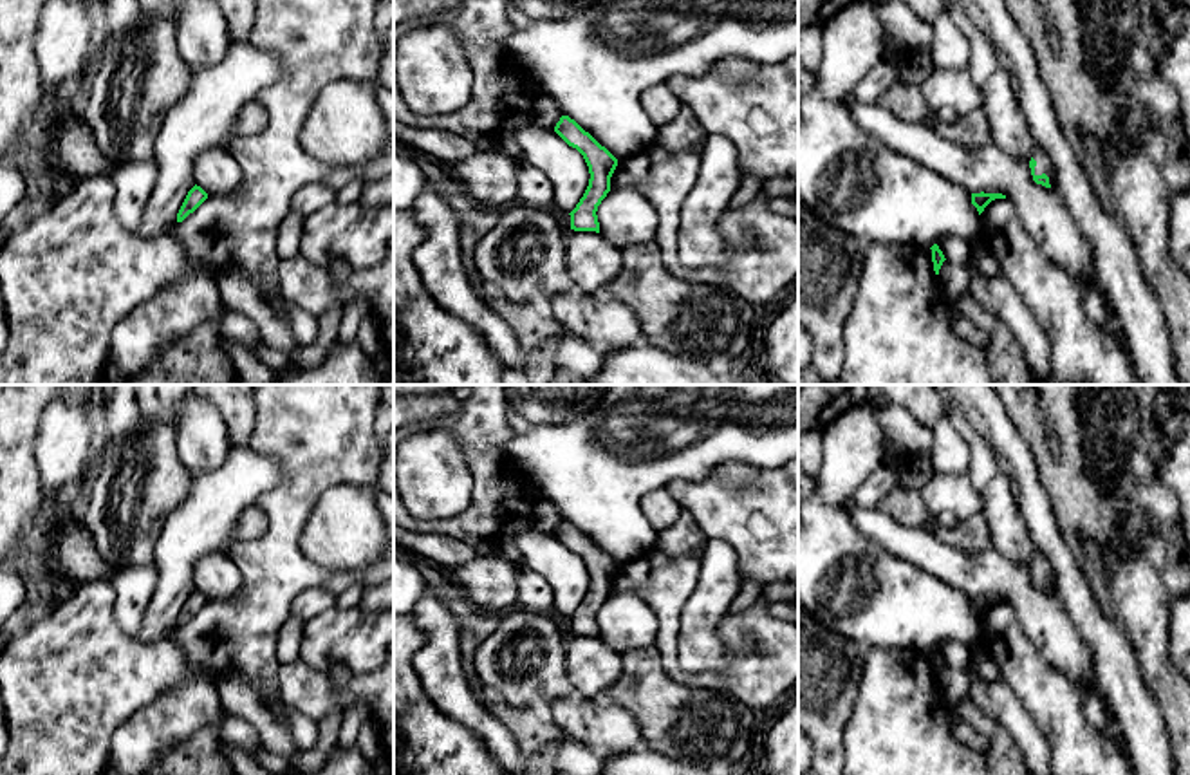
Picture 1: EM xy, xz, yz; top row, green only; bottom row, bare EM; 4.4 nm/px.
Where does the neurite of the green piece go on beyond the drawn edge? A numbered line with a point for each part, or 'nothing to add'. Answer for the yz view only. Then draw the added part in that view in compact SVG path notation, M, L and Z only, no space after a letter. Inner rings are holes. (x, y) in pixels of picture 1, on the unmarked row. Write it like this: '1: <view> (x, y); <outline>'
1: yz (1042, 566); M1040 551L1035 553L1033 564L1037 565L1035 580L1046 578L1049 582L1049 589L1053 593L1053 589L1055 589L1053 573L1051 573L1049 562L1046 560L1046 556Z

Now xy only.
nothing to add

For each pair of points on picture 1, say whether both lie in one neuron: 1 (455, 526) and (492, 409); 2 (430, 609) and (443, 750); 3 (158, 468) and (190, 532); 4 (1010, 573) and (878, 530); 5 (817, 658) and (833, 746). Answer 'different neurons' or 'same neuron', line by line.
1: same neuron
2: different neurons
3: different neurons
4: same neuron
5: same neuron

